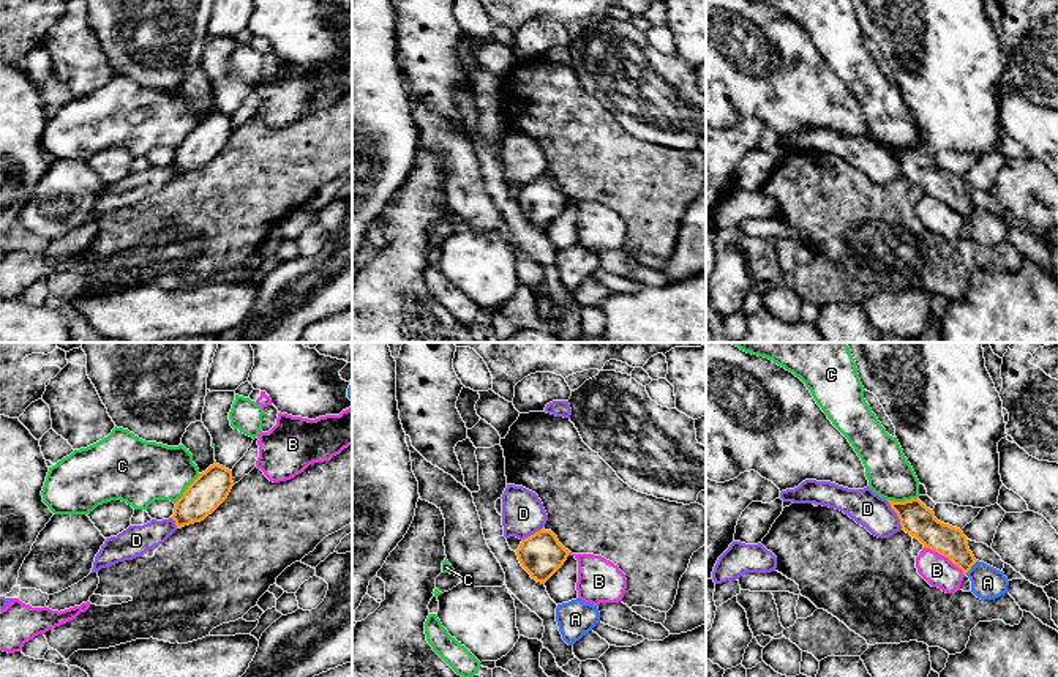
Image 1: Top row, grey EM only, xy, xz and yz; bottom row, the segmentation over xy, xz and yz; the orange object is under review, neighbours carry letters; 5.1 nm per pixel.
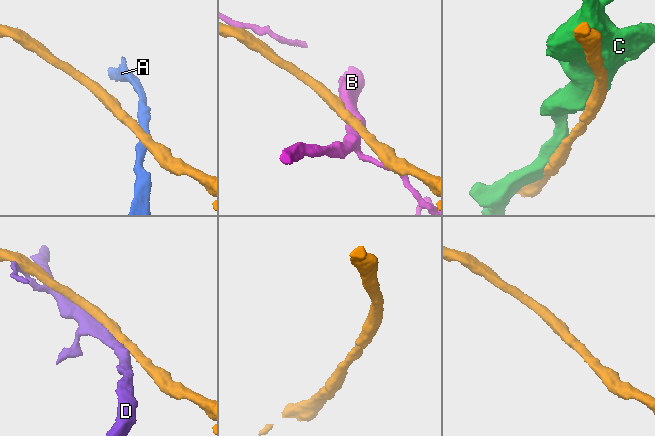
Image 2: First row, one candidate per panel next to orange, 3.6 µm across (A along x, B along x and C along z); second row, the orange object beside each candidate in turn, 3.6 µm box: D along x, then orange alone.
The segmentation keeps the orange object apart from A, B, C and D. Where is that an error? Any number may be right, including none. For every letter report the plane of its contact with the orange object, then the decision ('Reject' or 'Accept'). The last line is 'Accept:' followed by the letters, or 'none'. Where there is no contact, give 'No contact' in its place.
A: Touches orange in yz. Reject
B: Touches orange in yz. Reject
C: Touches orange in xy. Reject
D: Touches orange in yz. Reject
Accept: none

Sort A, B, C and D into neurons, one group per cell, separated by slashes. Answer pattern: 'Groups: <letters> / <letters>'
Groups: A / B / C / D

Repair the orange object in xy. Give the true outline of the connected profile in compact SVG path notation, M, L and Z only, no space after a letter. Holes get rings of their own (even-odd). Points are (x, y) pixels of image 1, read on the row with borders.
M216 462L199 473L175 502L172 519L177 529L204 521L227 499L232 486L232 470Z

